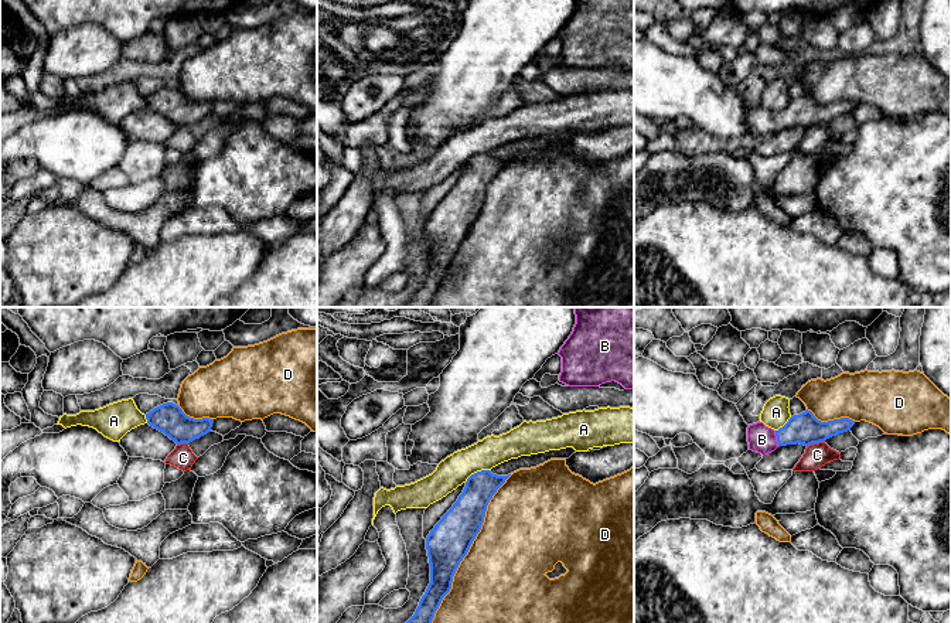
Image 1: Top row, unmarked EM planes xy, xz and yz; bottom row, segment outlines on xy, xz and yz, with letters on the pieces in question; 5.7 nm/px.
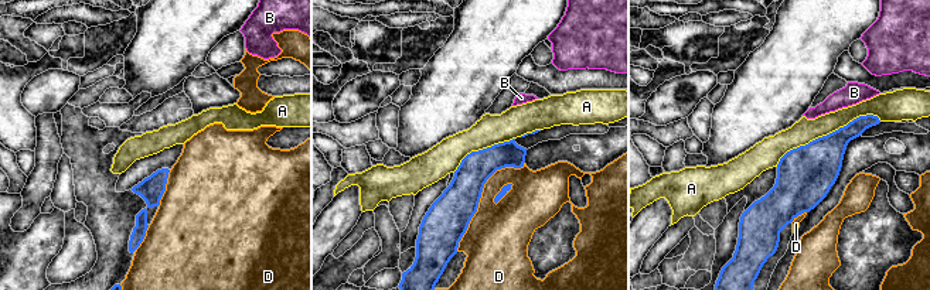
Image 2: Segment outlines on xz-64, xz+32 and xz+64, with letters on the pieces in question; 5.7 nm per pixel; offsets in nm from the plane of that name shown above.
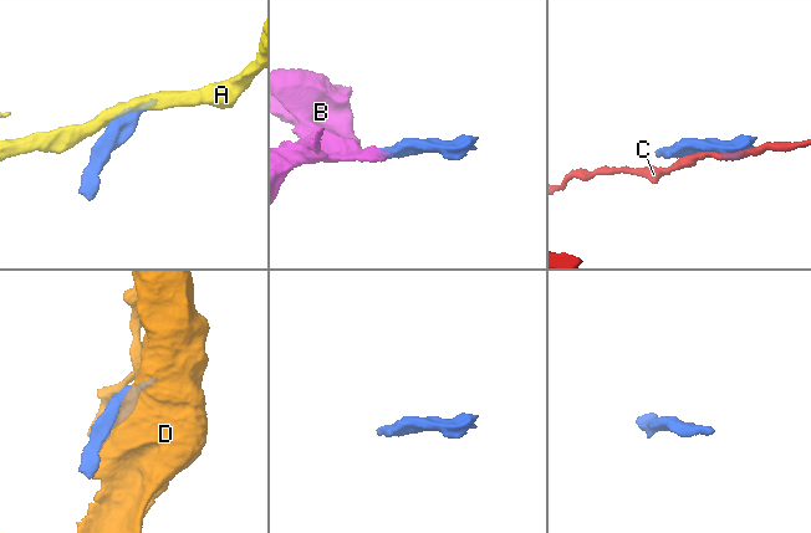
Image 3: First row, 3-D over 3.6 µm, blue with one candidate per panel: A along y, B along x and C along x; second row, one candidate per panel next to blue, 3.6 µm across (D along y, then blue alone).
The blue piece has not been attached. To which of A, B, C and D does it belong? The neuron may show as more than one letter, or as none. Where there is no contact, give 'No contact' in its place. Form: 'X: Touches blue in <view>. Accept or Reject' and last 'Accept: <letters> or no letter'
A: Touches blue in xz. Reject
B: Touches blue in yz. Accept
C: Touches blue in yz. Reject
D: Touches blue in xz. Reject
Accept: B

